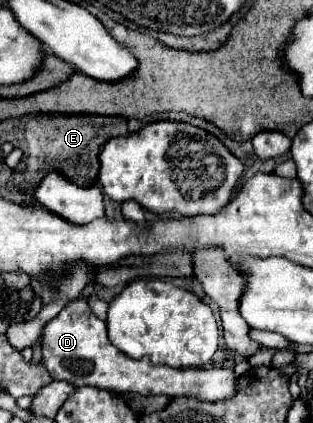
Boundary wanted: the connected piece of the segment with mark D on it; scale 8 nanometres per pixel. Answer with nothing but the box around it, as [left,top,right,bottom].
[42,300,240,402]

